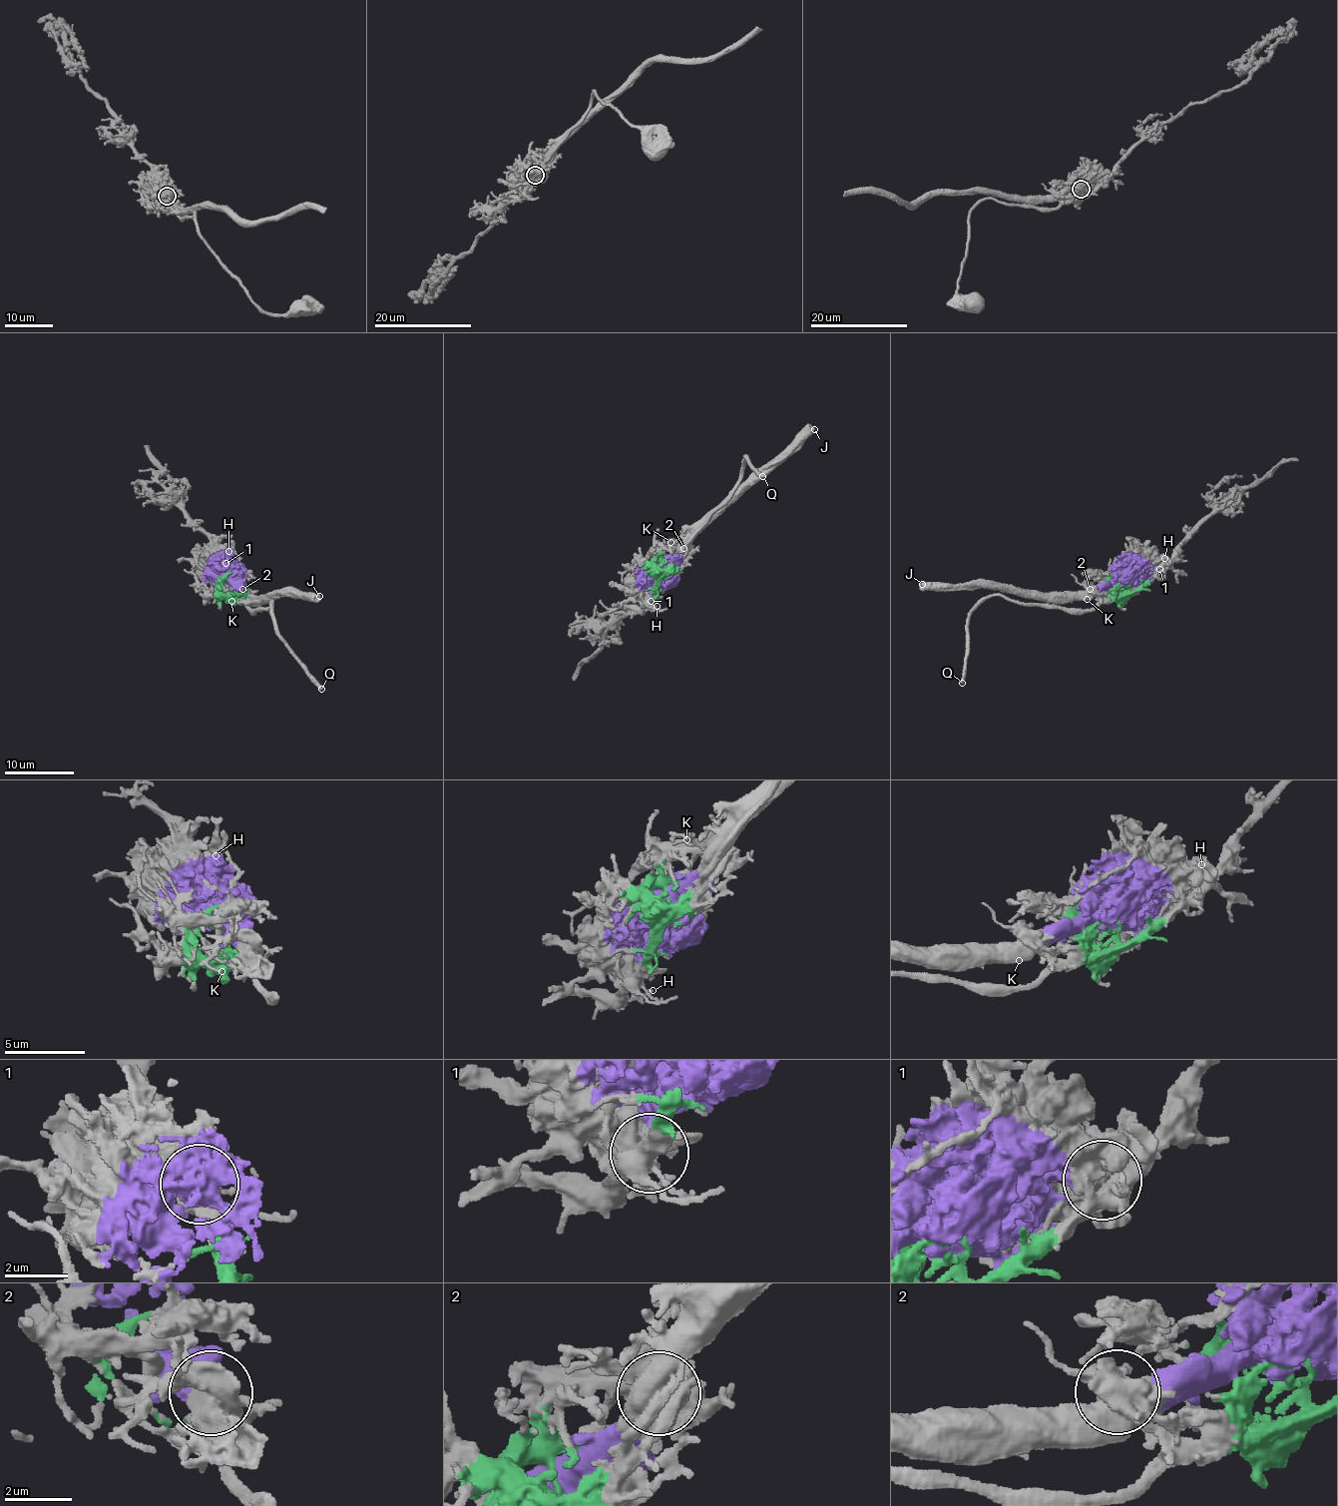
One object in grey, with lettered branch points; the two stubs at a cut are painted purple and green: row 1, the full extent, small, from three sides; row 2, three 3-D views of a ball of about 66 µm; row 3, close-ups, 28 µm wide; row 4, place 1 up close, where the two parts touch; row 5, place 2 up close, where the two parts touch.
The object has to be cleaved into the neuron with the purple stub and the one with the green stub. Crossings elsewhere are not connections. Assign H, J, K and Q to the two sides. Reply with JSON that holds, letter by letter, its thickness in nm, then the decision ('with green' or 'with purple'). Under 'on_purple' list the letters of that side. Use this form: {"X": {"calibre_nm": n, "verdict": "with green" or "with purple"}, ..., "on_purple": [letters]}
{"H": {"calibre_nm": 280, "verdict": "with purple"}, "J": {"calibre_nm": 550, "verdict": "with purple"}, "K": {"calibre_nm": 140, "verdict": "with green"}, "Q": {"calibre_nm": 320, "verdict": "with green"}, "on_purple": ["H", "J"]}

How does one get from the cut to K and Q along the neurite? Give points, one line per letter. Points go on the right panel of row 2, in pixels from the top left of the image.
K: (1128, 582), (1124, 586), (1110, 581), (1097, 590), (1092, 588), (1087, 599)
Q: (1128, 582), (1128, 589), (1092, 610), (1065, 610), (1002, 595), (989, 597), (969, 615), (961, 684)

